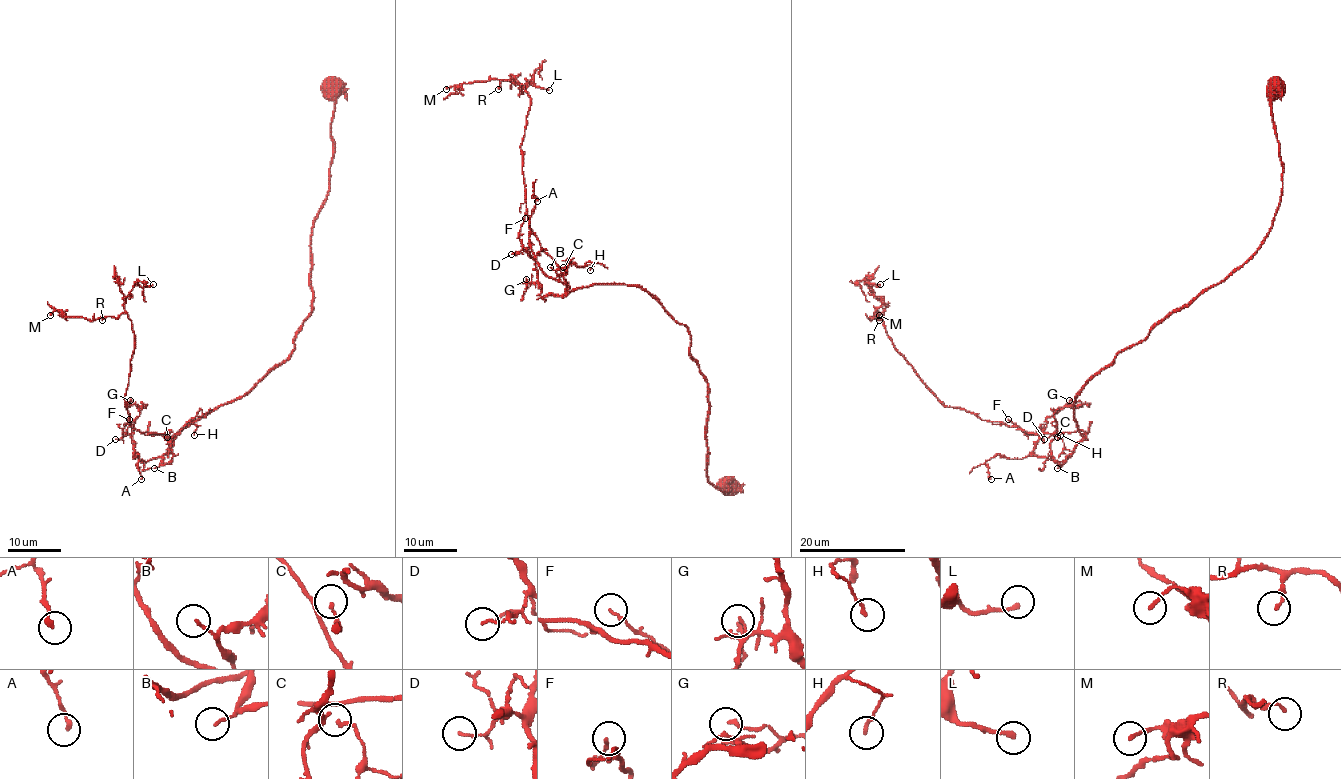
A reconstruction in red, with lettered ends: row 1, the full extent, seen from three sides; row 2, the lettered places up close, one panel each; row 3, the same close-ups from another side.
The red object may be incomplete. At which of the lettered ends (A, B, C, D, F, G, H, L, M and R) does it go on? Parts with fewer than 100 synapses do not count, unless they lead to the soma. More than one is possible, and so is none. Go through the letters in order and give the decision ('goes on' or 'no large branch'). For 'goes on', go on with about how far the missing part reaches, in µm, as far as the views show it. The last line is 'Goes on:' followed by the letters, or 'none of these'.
A: no large branch
B: no large branch
C: no large branch
D: no large branch
F: no large branch
G: no large branch
H: no large branch
L: no large branch
M: no large branch
R: no large branch
Goes on: none of these

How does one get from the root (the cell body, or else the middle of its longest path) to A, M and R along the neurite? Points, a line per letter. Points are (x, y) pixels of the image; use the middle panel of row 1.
A: (731, 483), (707, 478), (708, 386), (690, 331), (638, 286), (569, 292), (550, 278), (529, 239), (537, 201)
M: (731, 483), (707, 478), (708, 386), (690, 331), (638, 286), (563, 295), (526, 209), (525, 87), (446, 89)
R: (731, 483), (707, 478), (708, 386), (690, 331), (638, 286), (563, 295), (526, 209), (530, 97), (498, 89)

